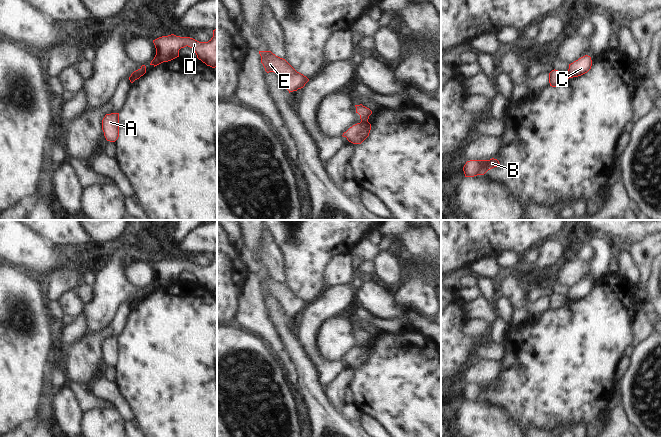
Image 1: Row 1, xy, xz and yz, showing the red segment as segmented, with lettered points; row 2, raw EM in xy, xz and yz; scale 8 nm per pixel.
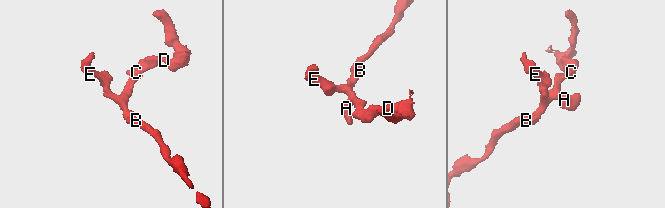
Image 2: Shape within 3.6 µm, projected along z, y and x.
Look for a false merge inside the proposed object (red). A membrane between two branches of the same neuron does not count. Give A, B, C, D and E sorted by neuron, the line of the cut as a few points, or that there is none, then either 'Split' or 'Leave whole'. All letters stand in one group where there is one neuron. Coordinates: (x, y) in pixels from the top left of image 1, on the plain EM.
Groups: A B E / C D. Split along xy (131, 298), (138, 298), (140, 300). Split.

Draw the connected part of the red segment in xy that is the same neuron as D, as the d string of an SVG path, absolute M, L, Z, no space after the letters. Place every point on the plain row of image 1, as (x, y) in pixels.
M217 253L213 254L213 261L208 266L199 266L190 261L180 261L174 258L162 260L153 267L156 272L156 279L150 289L154 291L179 281L179 274L186 270L192 272L199 284L207 290L217 290Z

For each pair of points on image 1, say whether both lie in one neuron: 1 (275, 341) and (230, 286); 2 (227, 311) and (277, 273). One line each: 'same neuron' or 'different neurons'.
1: different neurons
2: different neurons

